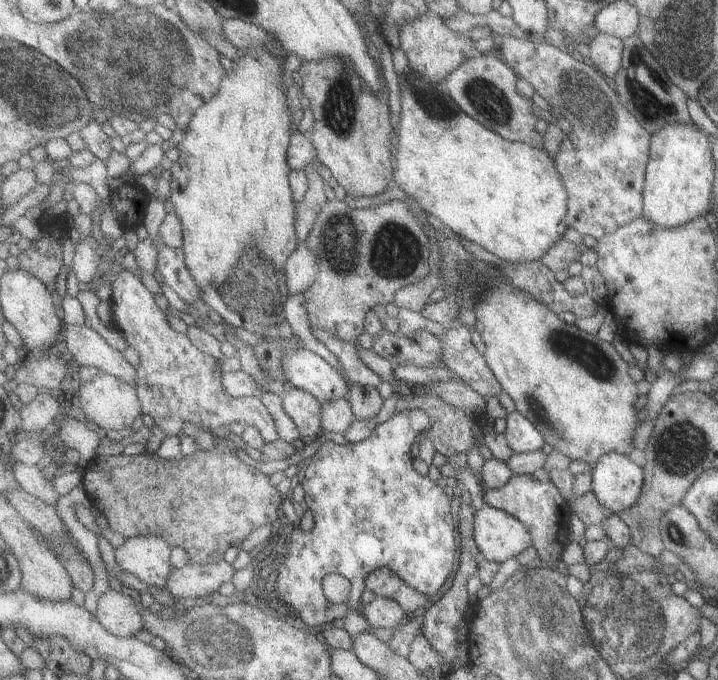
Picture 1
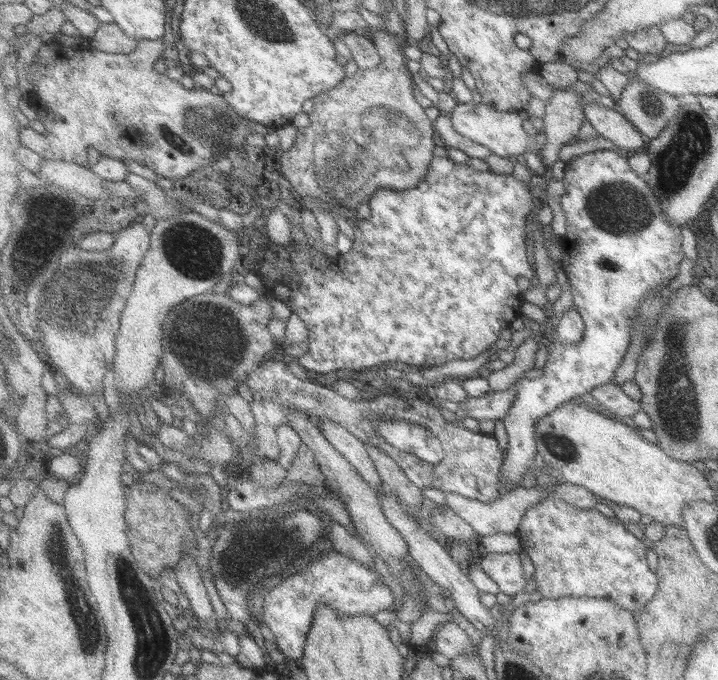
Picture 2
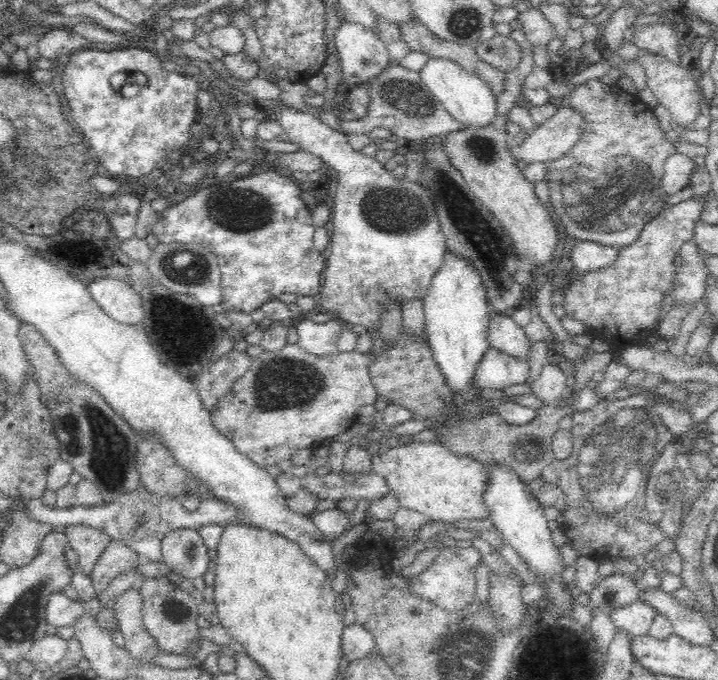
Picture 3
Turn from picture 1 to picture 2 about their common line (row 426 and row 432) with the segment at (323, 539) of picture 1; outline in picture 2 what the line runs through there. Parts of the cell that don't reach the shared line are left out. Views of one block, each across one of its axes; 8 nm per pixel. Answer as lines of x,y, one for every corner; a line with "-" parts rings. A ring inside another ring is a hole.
381,420
377,424
379,434
397,450
419,456
429,464
441,464
445,460
443,442
421,424
411,424
405,420

